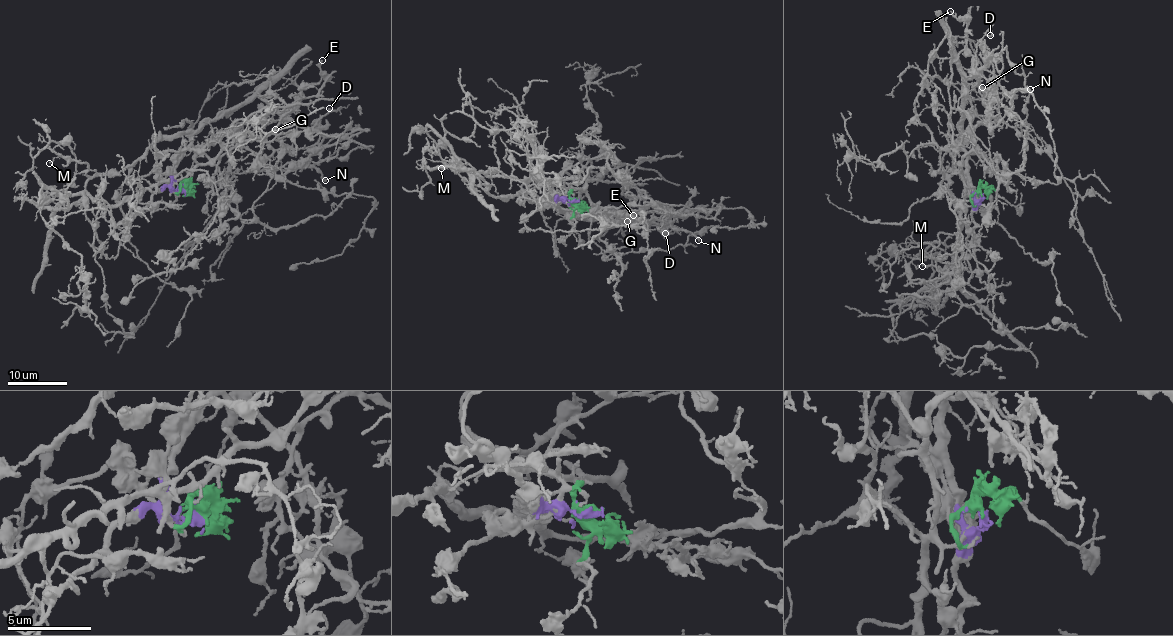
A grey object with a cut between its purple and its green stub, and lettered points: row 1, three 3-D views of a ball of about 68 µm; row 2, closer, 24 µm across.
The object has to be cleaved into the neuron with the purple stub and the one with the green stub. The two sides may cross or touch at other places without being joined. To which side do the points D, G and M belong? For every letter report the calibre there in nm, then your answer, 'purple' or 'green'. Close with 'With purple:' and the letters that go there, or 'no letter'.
D: 100 nm | purple
G: 140 nm | green
M: 100 nm | purple
With purple: D, M

